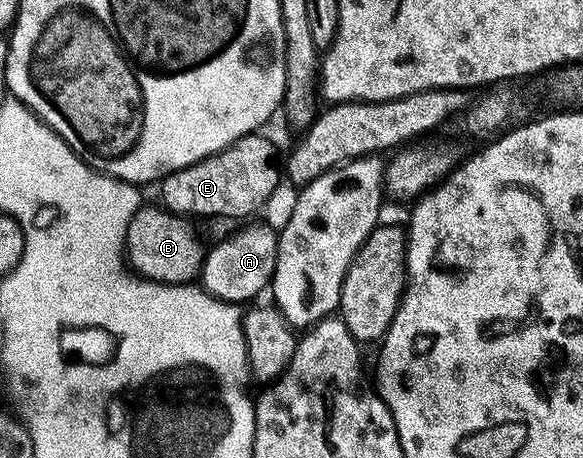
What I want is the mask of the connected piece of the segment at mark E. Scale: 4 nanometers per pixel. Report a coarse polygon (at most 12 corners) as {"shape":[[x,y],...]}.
{"shape":[[264,134],[160,180],[160,206],[245,219],[273,199],[283,167]]}

